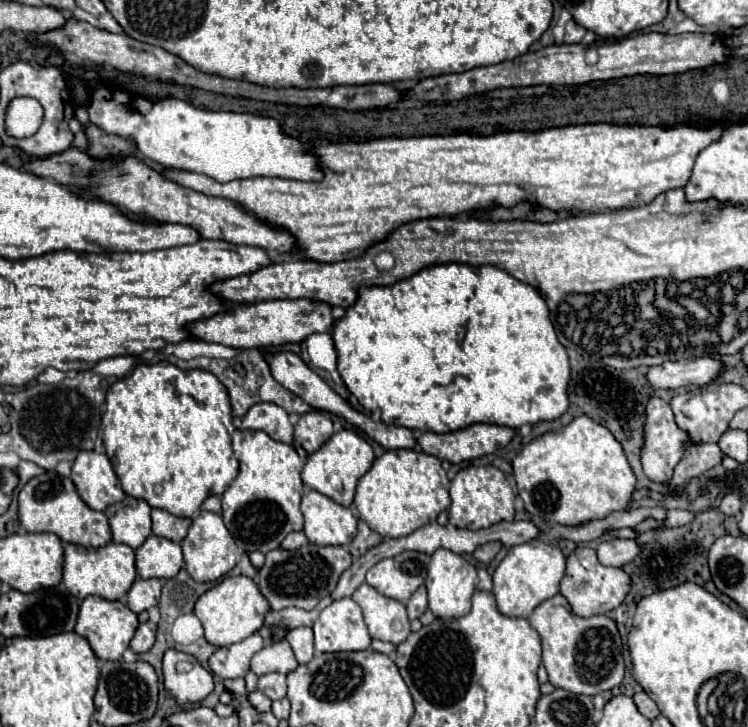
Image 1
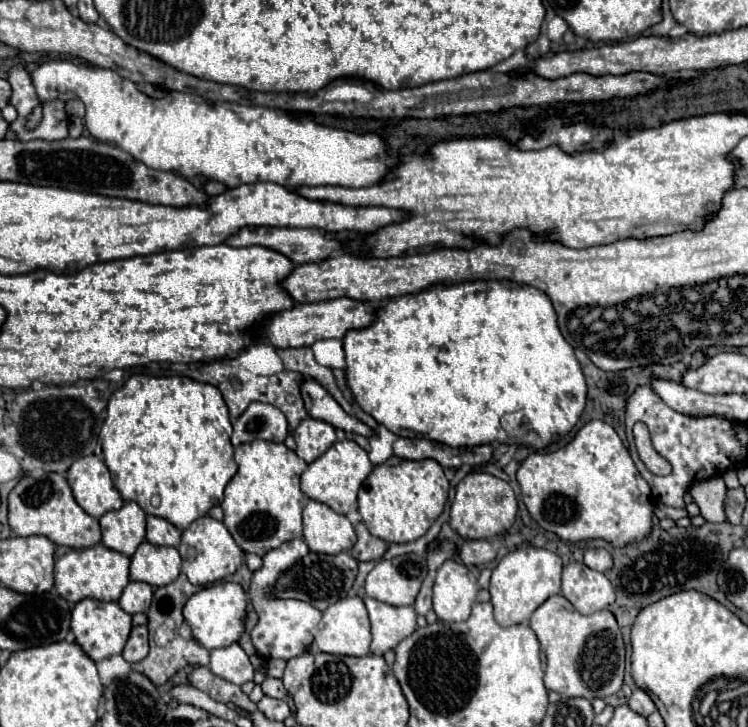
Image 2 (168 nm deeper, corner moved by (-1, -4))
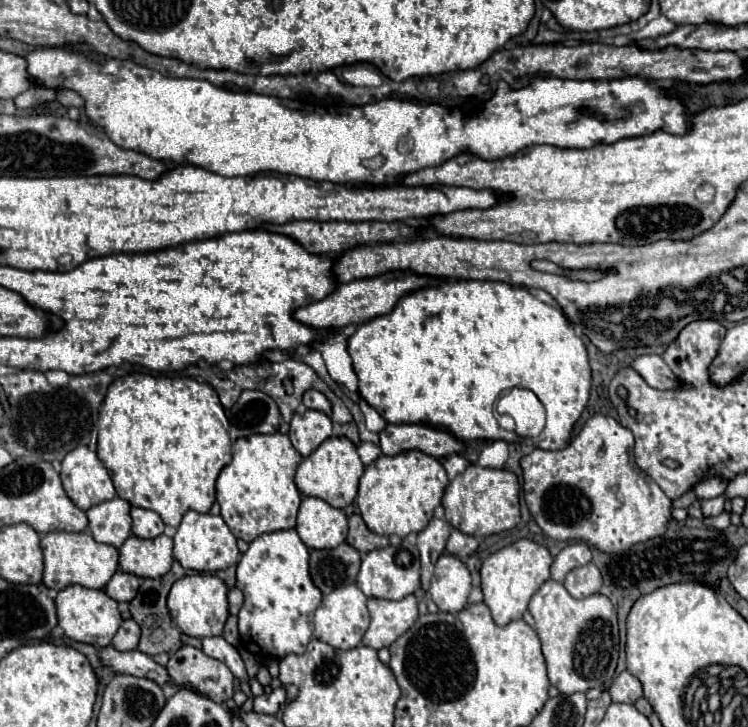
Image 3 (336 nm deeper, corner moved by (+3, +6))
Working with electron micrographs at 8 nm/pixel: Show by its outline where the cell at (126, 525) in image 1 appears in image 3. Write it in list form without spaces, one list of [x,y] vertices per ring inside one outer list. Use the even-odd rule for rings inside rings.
[[[119,497],[87,509],[87,521],[93,539],[113,547],[123,545],[123,541],[131,535],[129,509],[131,505]]]

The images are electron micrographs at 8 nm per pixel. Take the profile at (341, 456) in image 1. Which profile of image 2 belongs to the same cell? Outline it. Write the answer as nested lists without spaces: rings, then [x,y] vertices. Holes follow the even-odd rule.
[[[343,439],[329,447],[325,455],[315,459],[305,473],[301,475],[301,491],[315,501],[321,501],[329,505],[333,511],[339,511],[341,515],[347,515],[349,511],[357,509],[357,491],[363,483],[363,479],[371,473],[373,465],[369,461],[369,455],[365,449],[361,449],[355,441]]]

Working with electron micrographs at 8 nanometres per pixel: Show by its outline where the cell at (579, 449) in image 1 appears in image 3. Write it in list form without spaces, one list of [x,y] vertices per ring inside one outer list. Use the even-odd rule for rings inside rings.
[[[593,415],[585,423],[583,431],[563,451],[535,449],[533,453],[525,455],[521,459],[525,479],[525,503],[537,525],[543,529],[543,533],[555,541],[583,541],[595,545],[603,553],[619,553],[635,543],[643,543],[663,535],[667,523],[671,521],[673,499],[669,499],[661,491],[661,487],[655,481],[651,481],[651,477],[647,477],[631,465],[631,449],[633,433],[627,427],[623,427],[613,417]]]

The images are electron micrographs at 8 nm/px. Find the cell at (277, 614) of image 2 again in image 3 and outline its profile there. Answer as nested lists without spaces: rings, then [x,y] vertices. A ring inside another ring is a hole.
[[[295,529],[273,531],[259,535],[237,563],[237,583],[243,591],[243,607],[239,611],[239,635],[253,655],[273,655],[283,659],[285,655],[303,655],[311,639],[311,619],[315,609],[321,605],[321,591],[313,585],[309,575],[309,549],[303,545]]]

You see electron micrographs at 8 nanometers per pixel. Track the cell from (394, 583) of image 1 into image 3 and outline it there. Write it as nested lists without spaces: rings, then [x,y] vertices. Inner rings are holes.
[[[413,543],[409,545],[399,545],[399,547],[385,547],[385,549],[375,549],[367,553],[361,561],[361,571],[357,575],[357,585],[367,597],[377,597],[377,599],[391,599],[399,601],[411,593],[415,593],[421,587],[419,581],[419,551]]]

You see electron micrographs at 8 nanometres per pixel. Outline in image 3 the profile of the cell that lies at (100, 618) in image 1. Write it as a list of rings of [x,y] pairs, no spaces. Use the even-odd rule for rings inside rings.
[[[69,585],[63,591],[59,591],[55,597],[55,605],[57,605],[59,627],[71,641],[83,641],[89,645],[109,645],[111,637],[117,633],[123,621],[117,609],[117,601],[107,597],[107,593],[103,591],[87,589],[81,585]]]

